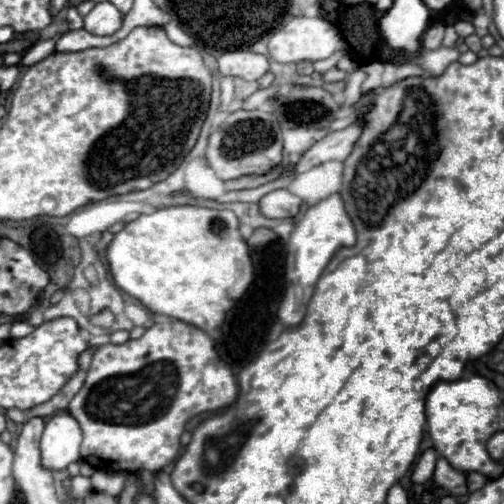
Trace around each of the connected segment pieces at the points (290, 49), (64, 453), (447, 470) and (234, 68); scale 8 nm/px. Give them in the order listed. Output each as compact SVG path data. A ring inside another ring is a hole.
M293 18L269 40L269 54L277 62L315 62L329 58L339 46L339 30L325 18Z
M59 412L51 416L41 436L43 466L51 470L65 470L67 464L79 460L81 438L83 432L79 430L79 422L75 422L71 414Z
M439 458L439 460L437 460L435 474L433 474L433 482L435 482L435 486L439 486L439 488L447 488L447 492L453 494L453 496L467 494L465 474L459 472L459 470L455 470L455 468L451 468L445 458Z
M249 50L227 52L217 60L217 66L221 76L235 76L243 80L257 80L269 70L267 58Z

